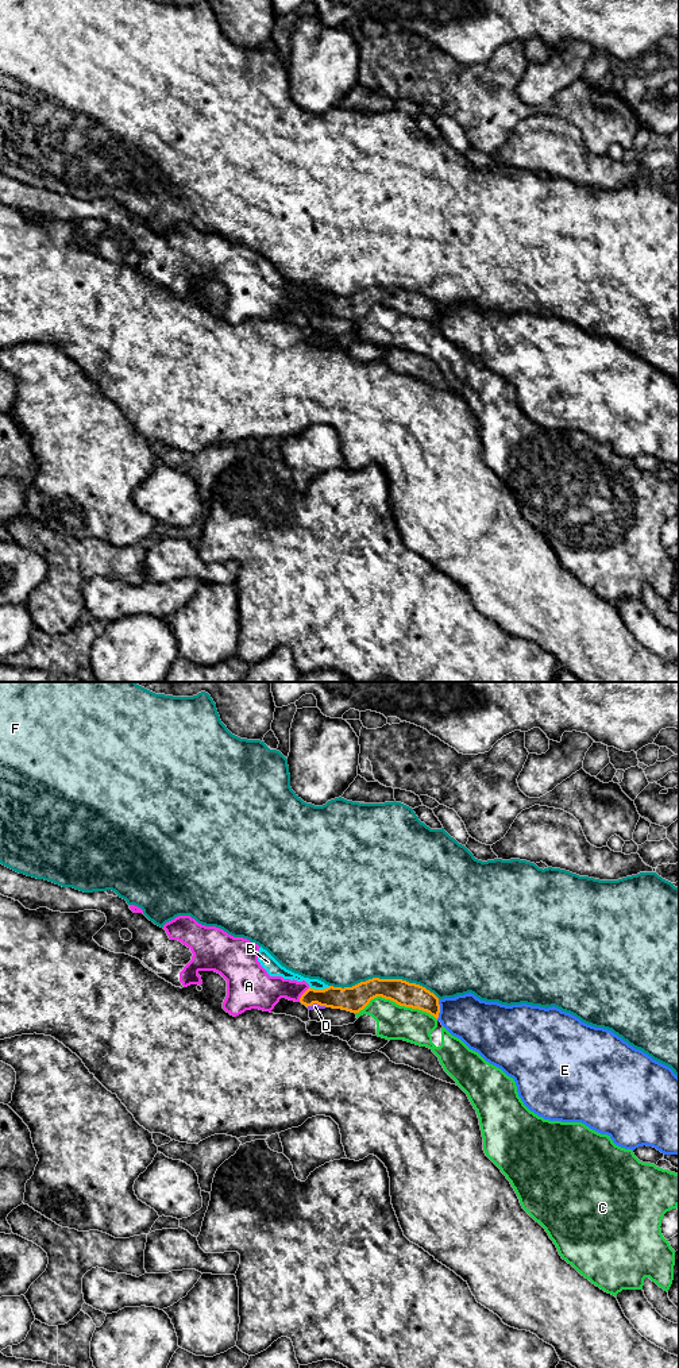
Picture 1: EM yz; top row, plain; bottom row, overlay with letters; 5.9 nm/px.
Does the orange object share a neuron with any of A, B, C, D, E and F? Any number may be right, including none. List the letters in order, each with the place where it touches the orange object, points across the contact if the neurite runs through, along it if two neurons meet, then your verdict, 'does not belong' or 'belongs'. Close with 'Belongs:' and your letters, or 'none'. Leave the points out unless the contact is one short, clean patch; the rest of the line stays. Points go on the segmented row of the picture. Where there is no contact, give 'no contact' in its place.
A: yz (303, 994) | does not belong
B: yz (319, 990) | along yz (330, 986), (323, 989), (309, 987) | does not belong
C: yz (396, 1002) | does not belong
D: yz (316, 1002) | does not belong
E: yz (439, 1009) | does not belong
F: yz (385, 979) | does not belong
Belongs: none

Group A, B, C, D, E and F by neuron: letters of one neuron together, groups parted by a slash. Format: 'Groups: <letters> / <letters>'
Groups: A B C D / E / F

